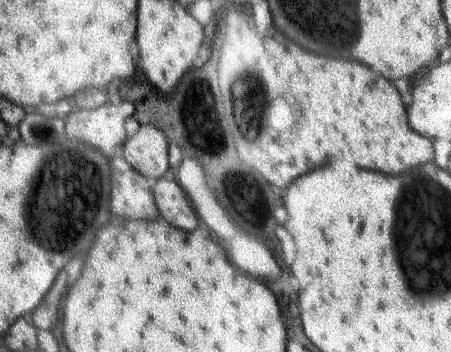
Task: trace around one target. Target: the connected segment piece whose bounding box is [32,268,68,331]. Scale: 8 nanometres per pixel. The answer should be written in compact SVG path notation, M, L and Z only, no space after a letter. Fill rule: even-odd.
M64 268L60 272L60 276L56 277L48 294L40 302L40 306L36 308L36 312L32 312L32 322L34 322L35 327L52 331L52 327L60 318L60 304L64 300L66 290L68 290L68 272Z

